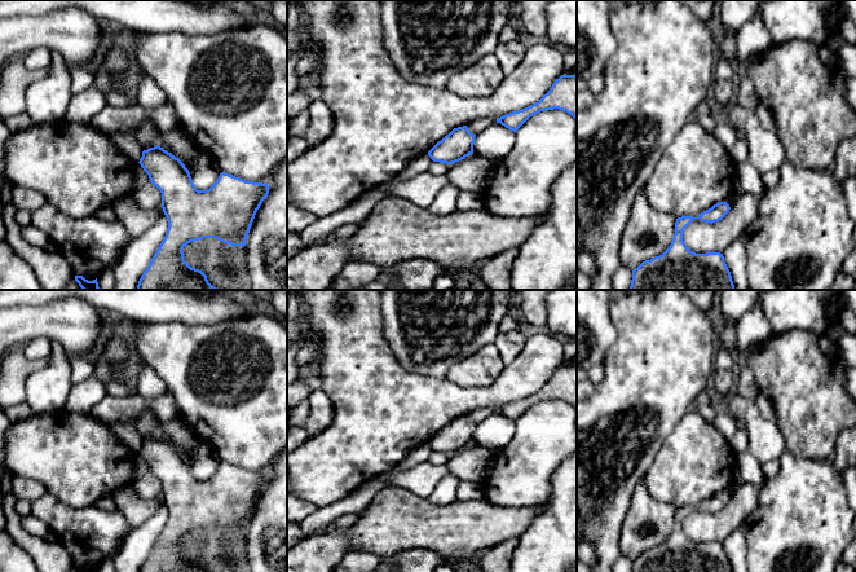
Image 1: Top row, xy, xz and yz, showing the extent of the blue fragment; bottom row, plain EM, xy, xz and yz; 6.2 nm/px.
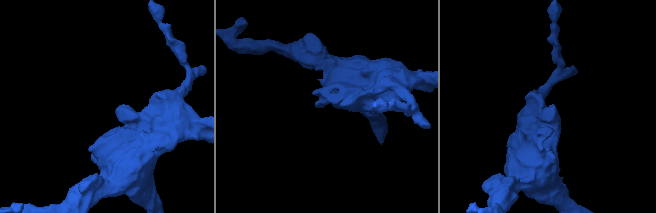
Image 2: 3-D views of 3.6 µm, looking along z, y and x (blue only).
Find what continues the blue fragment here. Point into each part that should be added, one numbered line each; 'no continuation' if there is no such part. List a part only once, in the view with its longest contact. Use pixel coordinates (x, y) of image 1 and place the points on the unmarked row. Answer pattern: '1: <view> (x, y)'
no continuation

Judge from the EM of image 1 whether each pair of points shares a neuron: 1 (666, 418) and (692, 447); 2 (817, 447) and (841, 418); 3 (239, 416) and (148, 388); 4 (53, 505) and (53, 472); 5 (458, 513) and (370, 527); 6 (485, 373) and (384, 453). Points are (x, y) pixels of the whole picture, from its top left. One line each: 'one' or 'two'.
1: two
2: one
3: two
4: two
5: one
6: two

